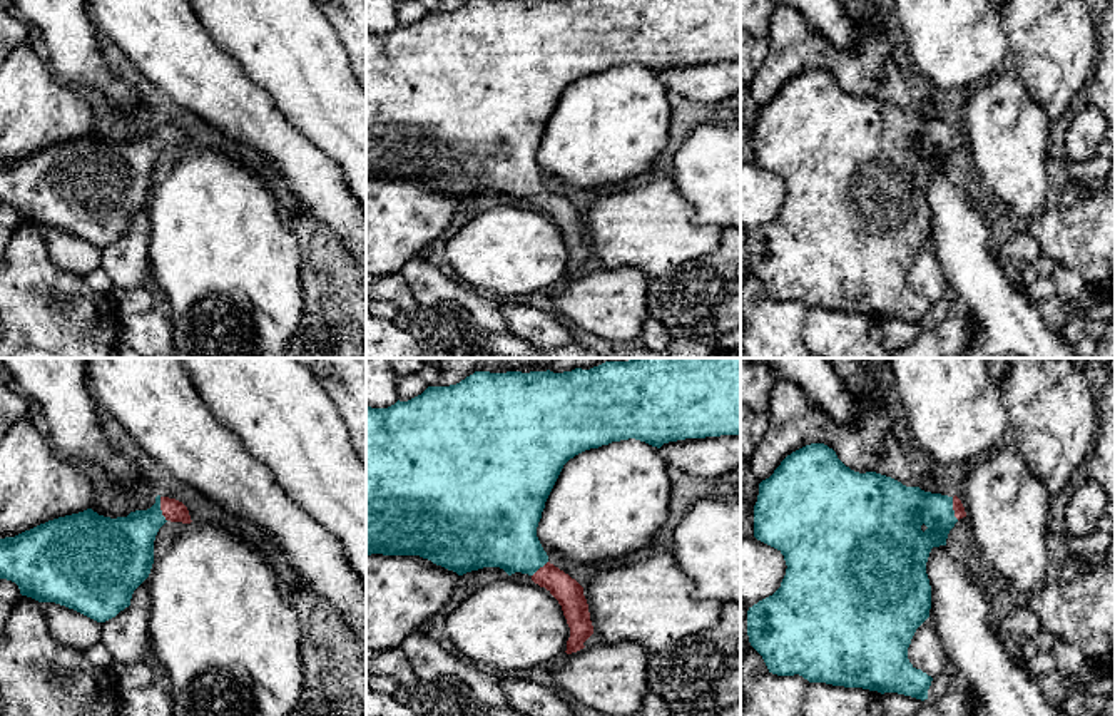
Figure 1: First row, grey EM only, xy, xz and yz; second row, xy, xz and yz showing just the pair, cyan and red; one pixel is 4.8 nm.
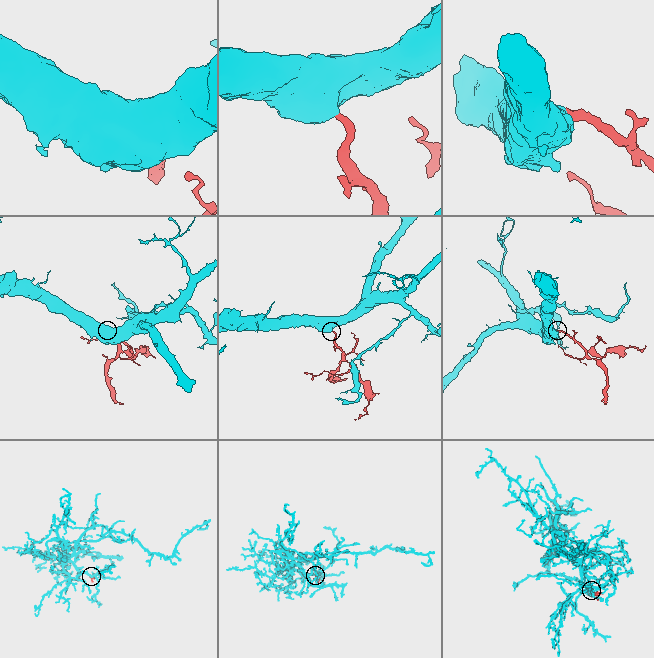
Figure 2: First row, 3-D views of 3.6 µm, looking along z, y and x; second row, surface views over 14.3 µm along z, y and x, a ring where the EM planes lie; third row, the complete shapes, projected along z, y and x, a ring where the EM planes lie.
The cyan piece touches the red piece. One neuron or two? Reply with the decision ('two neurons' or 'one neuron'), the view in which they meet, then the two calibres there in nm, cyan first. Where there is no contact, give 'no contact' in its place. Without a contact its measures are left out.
one neuron | xy | 280/110 nm

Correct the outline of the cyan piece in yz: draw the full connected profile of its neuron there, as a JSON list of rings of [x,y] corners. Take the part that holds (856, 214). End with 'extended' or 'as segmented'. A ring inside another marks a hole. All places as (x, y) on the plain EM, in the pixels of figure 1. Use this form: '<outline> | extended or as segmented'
[[[824,69],[806,70],[787,80],[774,99],[759,109],[759,120],[754,130],[754,162],[777,174],[786,186],[786,201],[781,212],[769,222],[759,226],[747,236],[747,261],[751,271],[762,281],[769,298],[777,301],[799,299],[809,308],[826,308],[844,313],[863,313],[869,316],[898,318],[916,325],[928,325],[933,303],[916,294],[908,284],[908,273],[916,254],[929,243],[931,211],[926,199],[926,187],[933,172],[946,171],[955,149],[966,142],[961,125],[941,119],[924,117],[919,112],[906,112],[901,107],[876,99],[859,99],[846,92],[832,74]]] | extended

